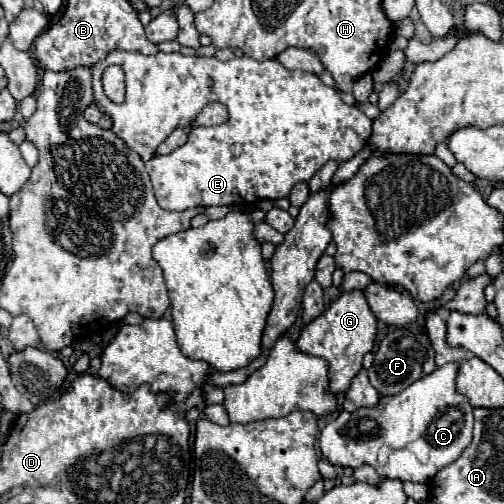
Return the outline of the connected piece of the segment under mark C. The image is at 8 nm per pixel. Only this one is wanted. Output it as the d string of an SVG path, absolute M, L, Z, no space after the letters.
M447 363L437 367L433 373L421 377L417 383L411 383L405 391L397 395L385 395L379 399L375 407L361 407L353 413L341 411L337 419L325 425L319 437L319 449L323 457L331 465L351 467L357 469L361 465L371 465L375 471L385 479L399 479L399 481L413 481L429 485L433 475L447 467L465 451L465 447L473 439L473 407L465 395L461 395L455 387L459 363Z

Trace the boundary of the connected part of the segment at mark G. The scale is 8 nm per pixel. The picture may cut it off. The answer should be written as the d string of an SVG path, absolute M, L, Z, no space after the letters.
M349 291L333 301L323 315L319 315L301 331L295 349L307 355L317 355L329 363L329 391L333 391L333 395L339 395L349 389L351 379L363 367L363 355L373 349L375 333L377 319L371 313L365 295L361 291Z

